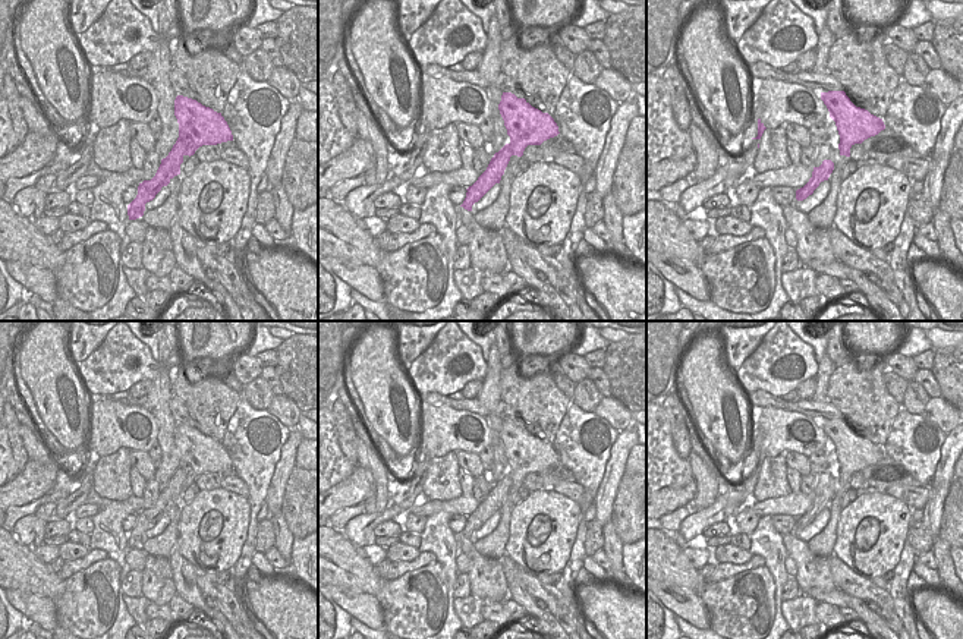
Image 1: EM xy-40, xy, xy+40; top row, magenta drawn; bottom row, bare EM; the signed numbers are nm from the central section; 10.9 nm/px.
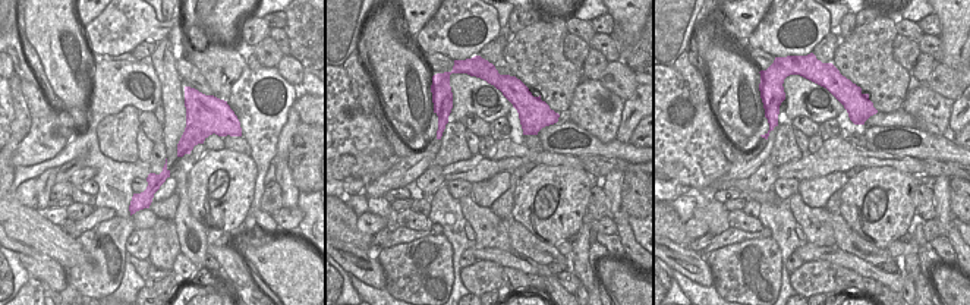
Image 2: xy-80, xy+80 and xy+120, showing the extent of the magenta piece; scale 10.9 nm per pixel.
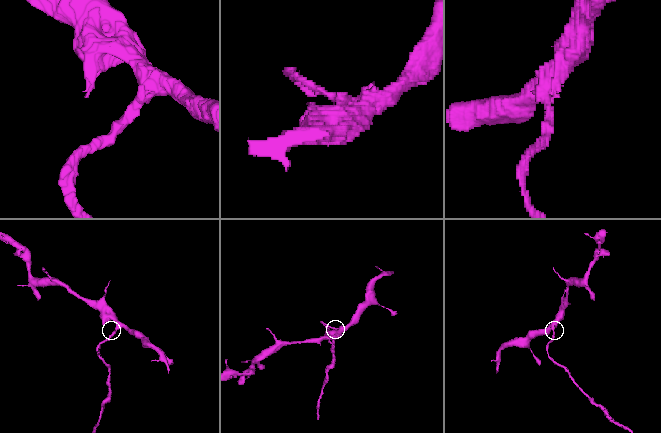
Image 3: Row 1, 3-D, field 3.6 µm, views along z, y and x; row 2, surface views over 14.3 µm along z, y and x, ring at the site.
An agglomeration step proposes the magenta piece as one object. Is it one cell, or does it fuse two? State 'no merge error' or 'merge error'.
merge error

